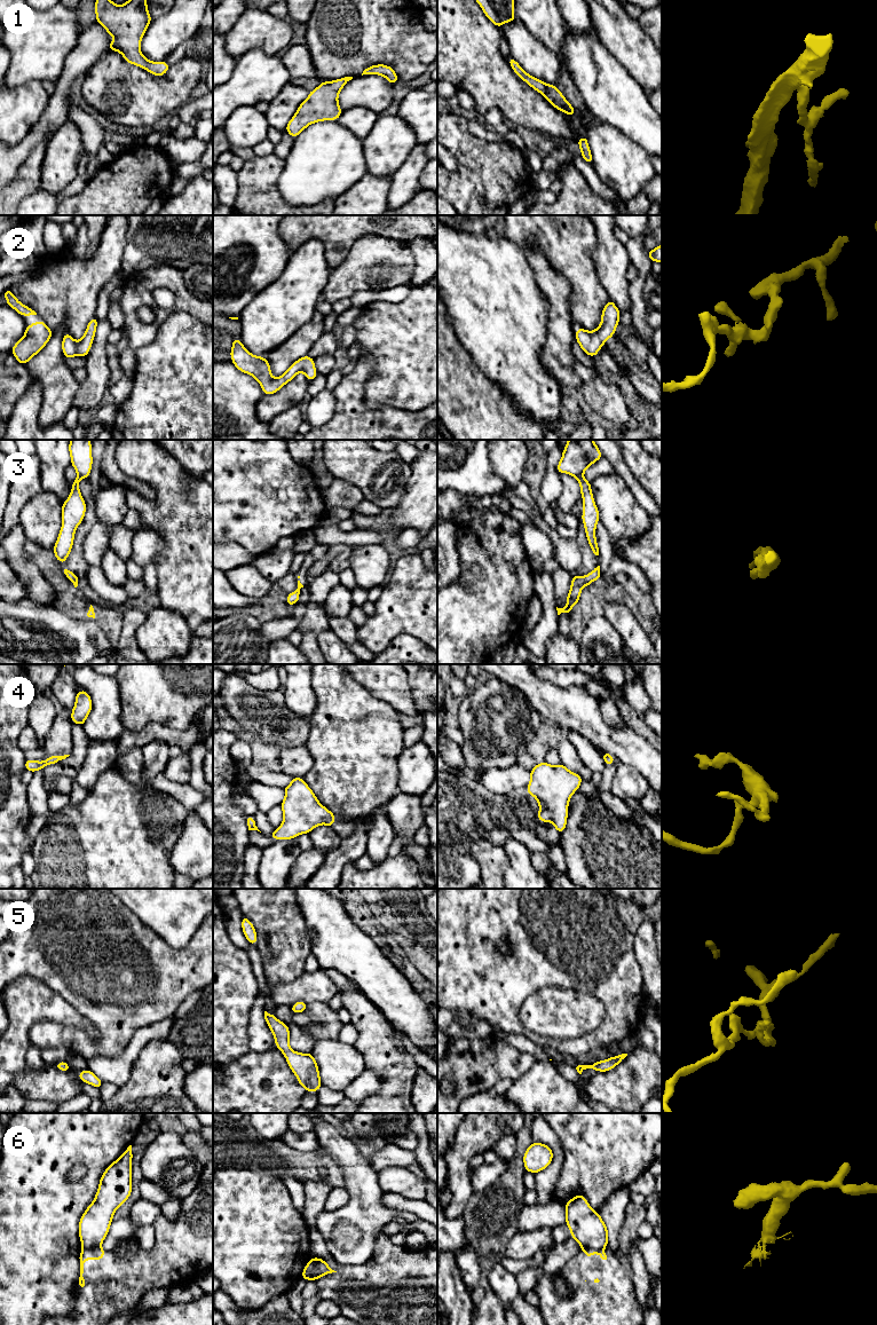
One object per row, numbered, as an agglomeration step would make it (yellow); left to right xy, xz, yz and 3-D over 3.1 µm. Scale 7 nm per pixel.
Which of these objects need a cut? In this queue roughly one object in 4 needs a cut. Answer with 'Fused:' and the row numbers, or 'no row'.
Fused: 6

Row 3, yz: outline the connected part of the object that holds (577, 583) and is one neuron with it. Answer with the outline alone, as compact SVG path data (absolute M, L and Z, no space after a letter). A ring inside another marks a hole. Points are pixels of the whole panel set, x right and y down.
M600 566L594 568L590 574L585 576L579 577L579 576L572 575L570 591L567 596L567 605L564 608L556 607L558 615L560 615L561 613L567 613L569 616L574 605L579 602L582 589L584 586L588 586L593 581L599 581L600 575L601 575Z

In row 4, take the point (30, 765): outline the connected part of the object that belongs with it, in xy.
M70 755L48 756L48 758L46 760L42 760L42 762L25 759L25 770L34 773L38 770L42 770L45 766L50 765L50 764L56 764L60 760L65 759L69 756Z

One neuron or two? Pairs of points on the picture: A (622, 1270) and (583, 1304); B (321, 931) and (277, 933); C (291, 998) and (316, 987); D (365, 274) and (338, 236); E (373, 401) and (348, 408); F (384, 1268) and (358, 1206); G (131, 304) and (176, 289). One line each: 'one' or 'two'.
A: one
B: two
C: one
D: two
E: two
F: two
G: one

